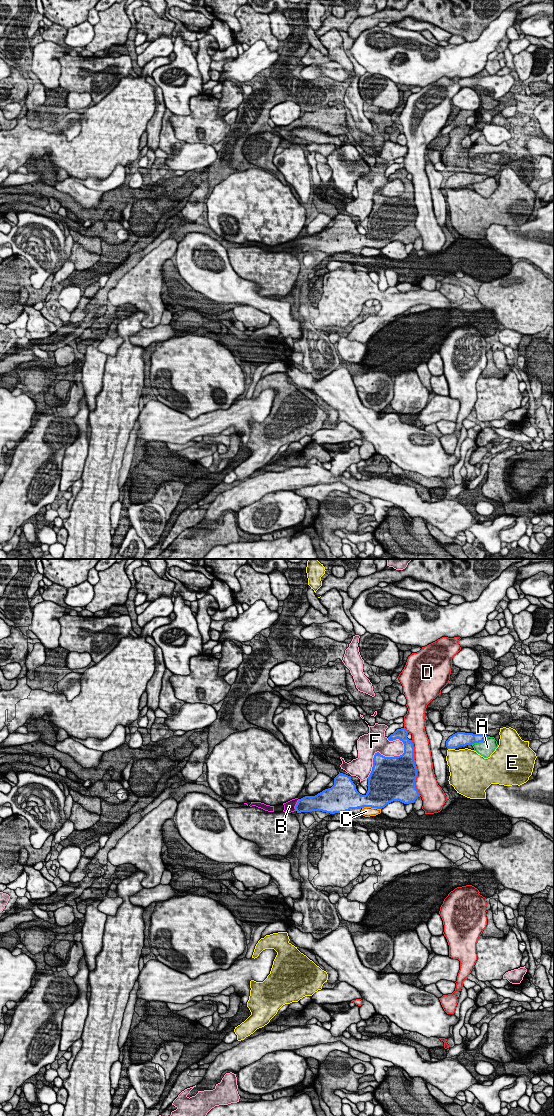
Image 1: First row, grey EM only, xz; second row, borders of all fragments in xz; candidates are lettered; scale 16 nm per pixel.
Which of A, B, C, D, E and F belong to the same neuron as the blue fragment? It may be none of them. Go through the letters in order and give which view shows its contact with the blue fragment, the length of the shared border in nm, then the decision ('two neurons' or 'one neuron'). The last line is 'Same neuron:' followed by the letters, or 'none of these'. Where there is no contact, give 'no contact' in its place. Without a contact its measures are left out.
A: contact in xz; length 340 nm; two neurons
B: contact in xz; length 200 nm; one neuron
C: contact in xz; length 300 nm; two neurons
D: contact in xz; length 900 nm; two neurons
E: contact in xz; length 110 nm; two neurons
F: contact in xz; length 850 nm; two neurons
Same neuron: B

